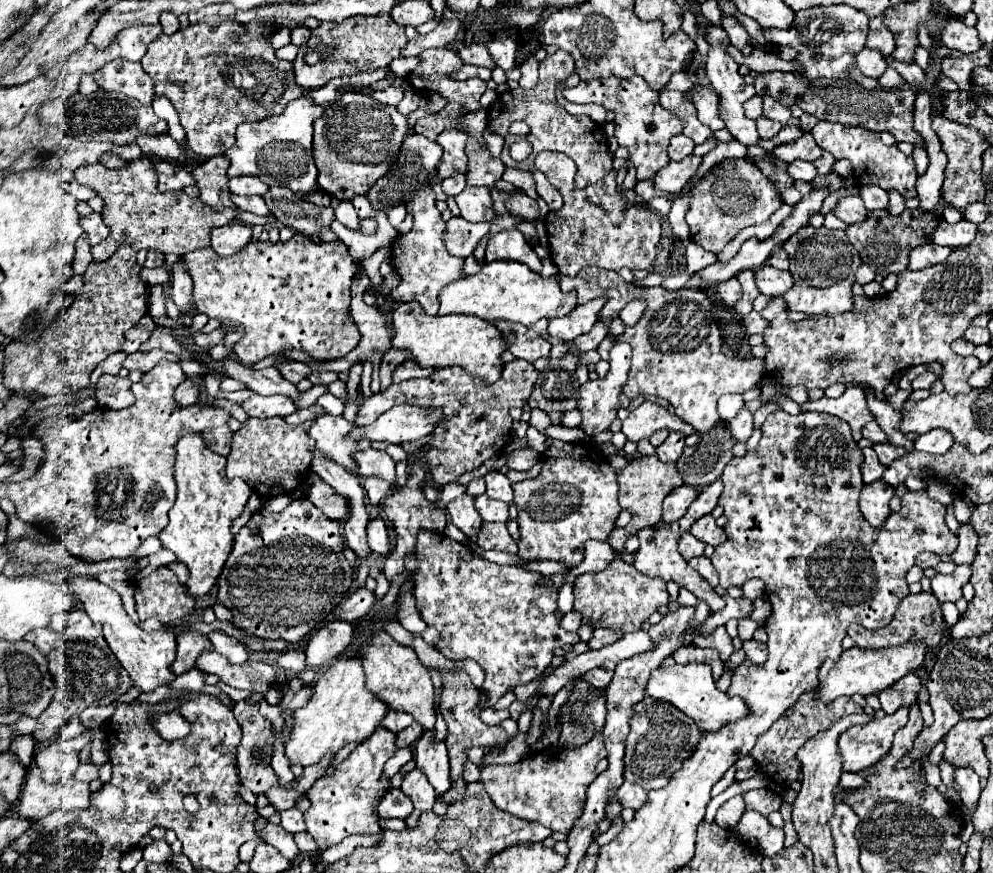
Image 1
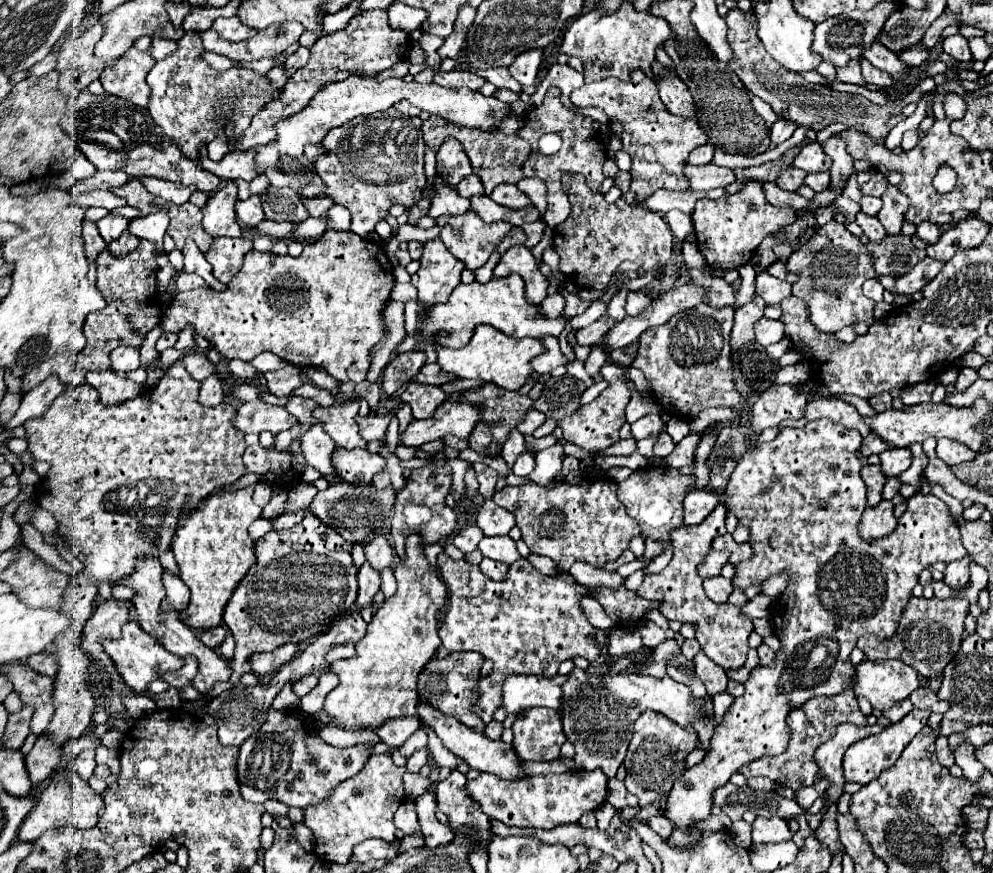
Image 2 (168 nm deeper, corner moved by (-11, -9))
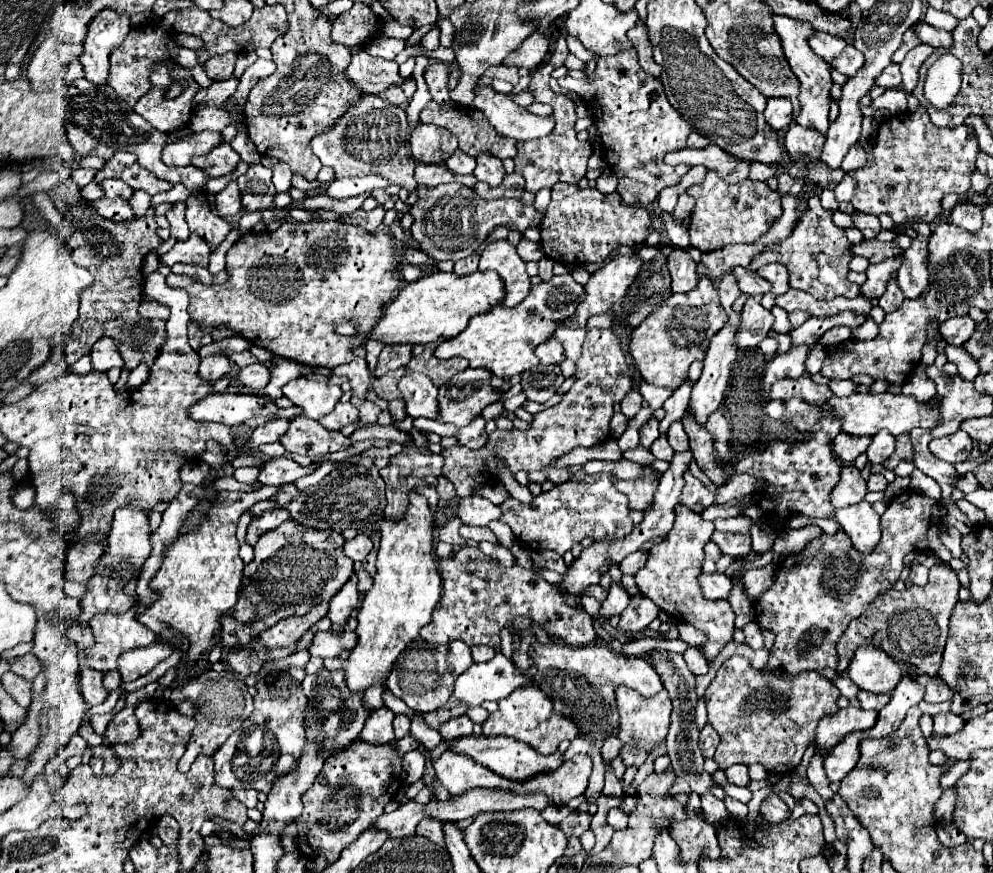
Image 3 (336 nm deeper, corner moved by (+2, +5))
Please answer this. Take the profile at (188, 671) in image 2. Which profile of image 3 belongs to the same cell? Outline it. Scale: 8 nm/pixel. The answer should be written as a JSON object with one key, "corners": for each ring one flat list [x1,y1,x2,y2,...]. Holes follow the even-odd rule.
{"corners":[[153,643,149,647,139,647,123,653,117,661,117,671,121,675,121,681,127,683,147,675,157,663,165,661,171,653,173,653,173,647,167,643]]}

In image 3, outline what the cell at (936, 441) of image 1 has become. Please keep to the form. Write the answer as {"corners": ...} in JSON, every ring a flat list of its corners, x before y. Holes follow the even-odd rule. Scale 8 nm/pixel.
{"corners":[[957,431,953,435,933,439,929,443,929,449,935,457,947,461,947,463,957,463,957,461,967,461,971,451,973,451,973,439,965,431]]}

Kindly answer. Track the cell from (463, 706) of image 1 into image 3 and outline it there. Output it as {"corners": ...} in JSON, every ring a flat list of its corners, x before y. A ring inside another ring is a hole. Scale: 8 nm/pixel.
{"corners":[[415,639,413,643,407,645,405,653,397,657,393,663,387,689,403,699,413,711,417,713,431,713,433,709,439,709,445,705,445,701,453,693,453,683,455,679,465,673,473,665,471,651,463,641,453,641,449,645,429,645,421,639]]}

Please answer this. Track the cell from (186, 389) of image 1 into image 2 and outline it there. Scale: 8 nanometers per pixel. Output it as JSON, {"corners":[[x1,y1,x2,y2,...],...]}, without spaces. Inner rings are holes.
{"corners":[[210,375,202,381,202,387,200,387,200,395,198,395,198,401,204,405,204,407,216,407,220,405,224,399,224,391,222,391,222,381,216,377,216,375]]}

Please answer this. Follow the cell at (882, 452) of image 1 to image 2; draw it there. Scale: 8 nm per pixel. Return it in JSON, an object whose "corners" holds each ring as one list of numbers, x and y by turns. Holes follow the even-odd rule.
{"corners":[[888,449,884,453,880,453,880,465,886,477,898,477,900,473,904,473,912,463,912,453,910,449]]}

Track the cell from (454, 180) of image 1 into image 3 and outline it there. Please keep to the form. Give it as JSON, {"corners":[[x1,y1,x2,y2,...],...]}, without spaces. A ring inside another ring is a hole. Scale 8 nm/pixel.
{"corners":[[457,149,457,151,453,153,453,157,449,157,447,167,449,167,453,173,457,173,457,175,469,175,469,173,473,173,473,169,475,169,475,157,469,157,469,155,463,153,461,149]]}

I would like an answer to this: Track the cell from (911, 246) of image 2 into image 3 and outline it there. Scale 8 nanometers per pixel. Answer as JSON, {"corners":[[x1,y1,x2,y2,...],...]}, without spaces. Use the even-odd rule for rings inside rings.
{"corners":[[871,239,871,241,863,241,859,245,853,245,851,251,855,255,861,255,865,257,869,263,881,263,889,257,895,257,901,253,899,247,895,247,895,243,879,243,877,239]]}

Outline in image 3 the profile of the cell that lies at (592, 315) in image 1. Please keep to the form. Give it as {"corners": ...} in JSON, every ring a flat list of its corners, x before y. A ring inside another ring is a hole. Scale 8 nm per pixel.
{"corners":[[617,255,613,261,605,263,597,273,591,275,585,285,585,301,579,305,575,317,565,321,565,325,577,329,585,327,587,319,593,315,607,313,615,303,619,303,641,269,639,255]]}

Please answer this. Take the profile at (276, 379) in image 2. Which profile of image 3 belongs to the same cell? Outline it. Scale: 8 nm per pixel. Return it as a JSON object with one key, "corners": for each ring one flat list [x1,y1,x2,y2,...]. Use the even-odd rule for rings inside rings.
{"corners":[[253,363,253,365,247,365,245,369,241,369,237,373,237,381,243,385,243,387,249,387,249,389,263,389,267,383,269,383,271,375,269,375,269,369,259,365,259,363]]}

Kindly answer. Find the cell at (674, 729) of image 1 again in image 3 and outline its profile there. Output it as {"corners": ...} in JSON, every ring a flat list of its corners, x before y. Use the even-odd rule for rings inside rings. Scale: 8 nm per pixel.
{"corners":[[623,685,617,687,617,711,619,711,619,739,623,741,623,749,621,749,621,757,625,761,625,765,643,765,647,755,653,751,653,747,657,747,661,741,665,741,667,731,669,731,669,715,671,715,671,699,669,693,663,689,661,693,653,695,653,697,641,697,637,691,627,689]]}

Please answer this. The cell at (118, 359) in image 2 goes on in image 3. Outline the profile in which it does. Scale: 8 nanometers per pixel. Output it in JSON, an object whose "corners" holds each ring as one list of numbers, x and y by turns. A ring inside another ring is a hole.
{"corners":[[103,337,93,345,91,361,93,361,93,369,101,371,101,373,107,373,113,367,123,367,123,359,119,355,119,349,117,349,115,341,109,337]]}

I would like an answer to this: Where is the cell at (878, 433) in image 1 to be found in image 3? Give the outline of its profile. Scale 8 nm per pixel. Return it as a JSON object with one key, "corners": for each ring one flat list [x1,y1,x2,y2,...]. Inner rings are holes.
{"corners":[[839,433,833,439,833,451,841,461,853,463,861,453,867,451,869,443,871,443,871,437,849,437,847,433]]}

